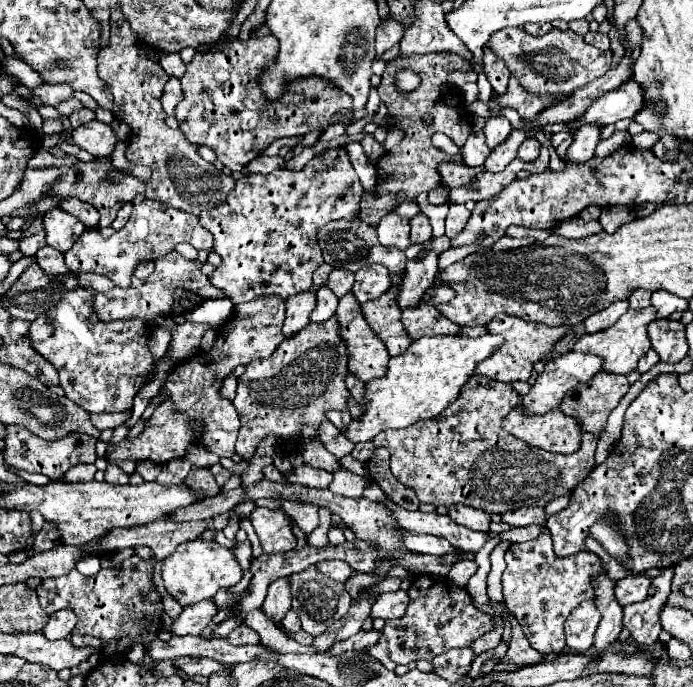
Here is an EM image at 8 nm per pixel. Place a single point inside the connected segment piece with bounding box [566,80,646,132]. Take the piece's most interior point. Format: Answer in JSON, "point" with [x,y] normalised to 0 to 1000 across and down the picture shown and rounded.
{"point":[905,146]}

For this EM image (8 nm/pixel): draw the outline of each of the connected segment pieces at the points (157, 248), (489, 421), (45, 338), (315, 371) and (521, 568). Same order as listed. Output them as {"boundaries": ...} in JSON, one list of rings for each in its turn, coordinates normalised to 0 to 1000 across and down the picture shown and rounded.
{"boundaries":[[[[205,291],[193,300],[193,309],[182,329],[165,338],[159,346],[147,346],[147,341],[133,332],[121,335],[118,344],[110,346],[107,358],[92,367],[95,387],[104,396],[139,396],[156,402],[167,416],[188,419],[193,390],[208,378],[225,378],[251,364],[254,355],[274,352],[283,364],[306,364],[306,341],[289,329],[280,311],[254,306],[237,294],[225,291]]],[[[681,547],[664,568],[664,576],[629,608],[606,611],[583,626],[548,629],[537,643],[554,649],[563,658],[563,684],[574,702],[595,710],[606,731],[626,737],[672,734],[693,739],[704,748],[730,748],[750,737],[788,737],[794,728],[814,722],[831,710],[860,678],[857,658],[863,635],[840,629],[840,649],[831,661],[797,661],[779,652],[768,652],[759,643],[742,638],[724,623],[727,606],[747,588],[747,571],[739,559],[724,559],[707,550]]],[[[107,419],[92,428],[92,434],[63,457],[58,457],[52,466],[43,469],[40,477],[40,492],[46,507],[66,521],[69,527],[78,530],[78,536],[87,544],[87,562],[95,574],[98,582],[121,594],[124,600],[133,603],[147,603],[147,600],[182,600],[190,597],[193,591],[193,576],[208,565],[214,556],[214,544],[222,536],[222,521],[214,507],[214,492],[216,492],[216,472],[205,466],[173,466],[173,475],[167,469],[147,469],[141,466],[136,454],[136,428],[139,422],[133,419]]],[[[485,460],[465,472],[444,472],[424,492],[410,495],[398,515],[384,524],[369,524],[355,533],[355,541],[343,550],[338,594],[346,603],[349,623],[341,643],[341,658],[358,670],[375,640],[387,632],[410,640],[413,652],[427,652],[427,640],[436,617],[462,620],[476,597],[502,597],[505,571],[496,562],[502,544],[502,518],[496,498],[488,492]]],[[[782,774],[773,786],[739,792],[730,803],[733,827],[724,836],[727,876],[756,917],[765,940],[779,952],[811,949],[814,902],[843,873],[857,873],[854,836],[866,830],[866,812],[854,803],[837,803],[820,812],[802,812],[797,801],[794,774]]]]}

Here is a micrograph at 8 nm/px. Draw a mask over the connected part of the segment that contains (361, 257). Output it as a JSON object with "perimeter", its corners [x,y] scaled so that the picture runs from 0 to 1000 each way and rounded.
{"perimeter":[[[514,317],[514,320],[485,320],[485,323],[476,323],[470,326],[468,332],[459,335],[459,355],[465,361],[465,373],[468,373],[468,381],[476,384],[479,390],[499,390],[505,396],[517,396],[522,387],[531,387],[531,384],[551,384],[554,390],[560,390],[563,396],[571,393],[583,393],[586,387],[586,373],[580,364],[571,364],[571,361],[560,361],[560,358],[551,358],[545,352],[545,344],[543,344],[543,332],[531,329],[525,320]]]}

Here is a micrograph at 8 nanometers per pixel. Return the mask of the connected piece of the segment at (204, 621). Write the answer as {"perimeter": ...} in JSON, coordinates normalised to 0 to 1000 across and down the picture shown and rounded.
{"perimeter":[[[306,873],[283,876],[283,882],[268,882],[263,888],[263,894],[251,902],[245,920],[257,923],[257,926],[268,926],[268,923],[289,926],[291,917],[300,911],[300,905],[312,897],[312,891],[315,888]]]}

